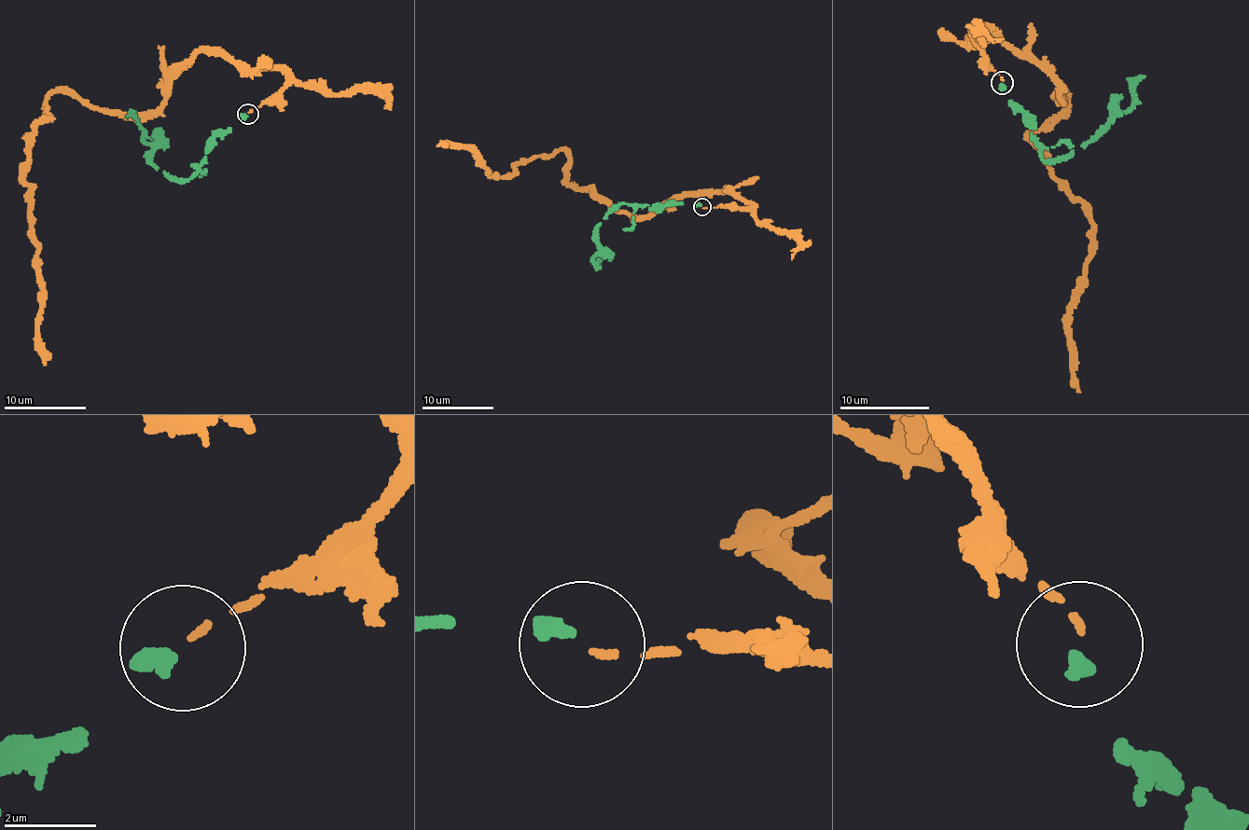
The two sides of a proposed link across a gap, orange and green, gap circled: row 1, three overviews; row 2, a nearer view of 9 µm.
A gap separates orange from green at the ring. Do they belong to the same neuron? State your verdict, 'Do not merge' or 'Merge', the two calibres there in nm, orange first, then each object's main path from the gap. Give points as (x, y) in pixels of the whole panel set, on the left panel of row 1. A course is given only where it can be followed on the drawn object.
Merge. Thickness 120 nm (orange) against 340 nm. Course of orange: (248, 112), (285, 74), (203, 51), (172, 73), (159, 108), (49, 96), (23, 177), (46, 365). Course of green: (247, 116), (217, 131), (188, 179), (174, 181), (154, 166), (151, 147), (131, 111)

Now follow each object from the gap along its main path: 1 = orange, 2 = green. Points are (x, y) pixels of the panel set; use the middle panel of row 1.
1: (702, 208), (751, 207), (718, 191), (635, 217), (572, 187), (562, 150), (503, 177), (474, 150), (437, 145)
2: (700, 205), (678, 202), (612, 205), (605, 219), (599, 224), (600, 245), (592, 261), (598, 263), (595, 270)

